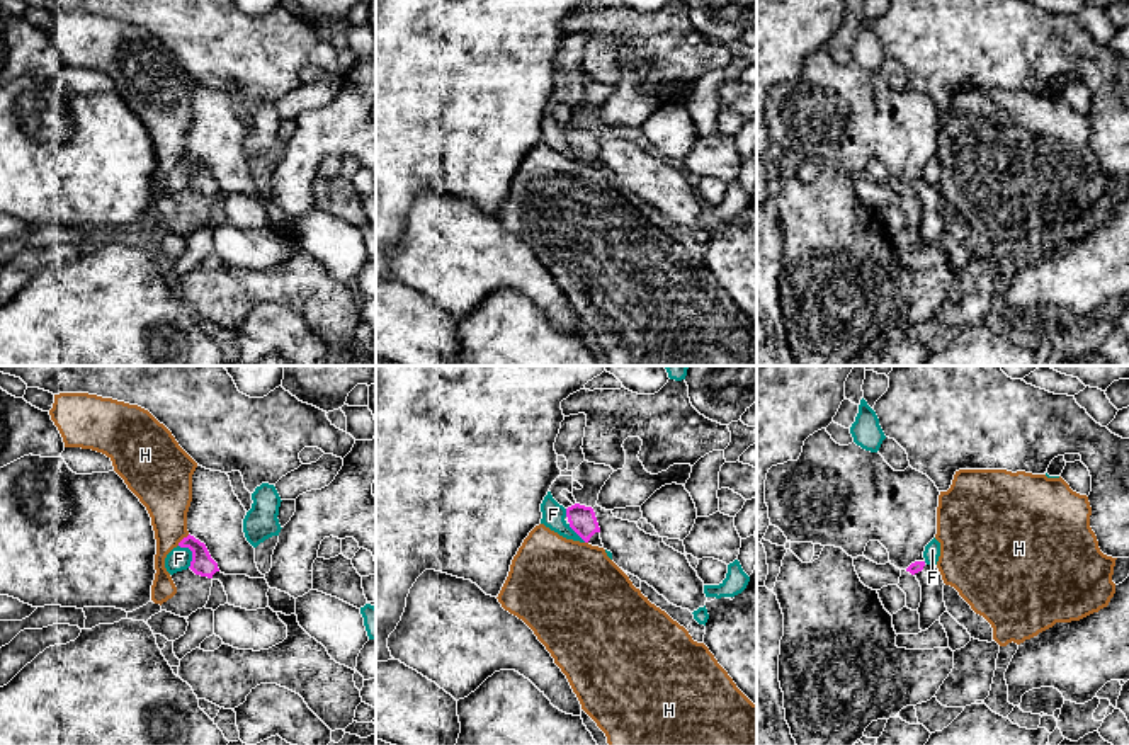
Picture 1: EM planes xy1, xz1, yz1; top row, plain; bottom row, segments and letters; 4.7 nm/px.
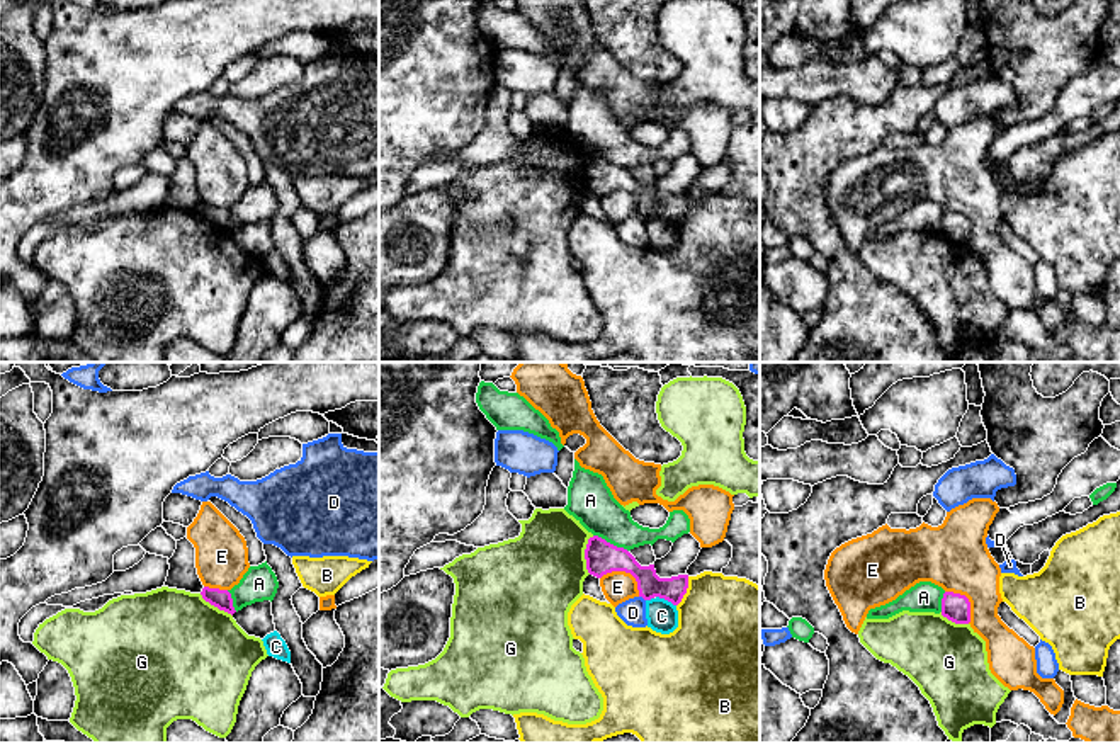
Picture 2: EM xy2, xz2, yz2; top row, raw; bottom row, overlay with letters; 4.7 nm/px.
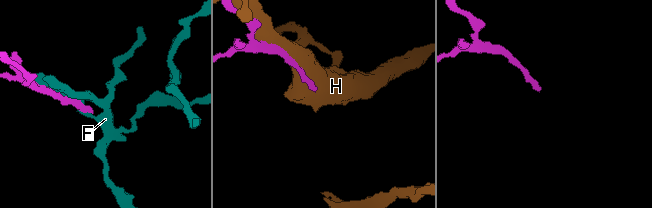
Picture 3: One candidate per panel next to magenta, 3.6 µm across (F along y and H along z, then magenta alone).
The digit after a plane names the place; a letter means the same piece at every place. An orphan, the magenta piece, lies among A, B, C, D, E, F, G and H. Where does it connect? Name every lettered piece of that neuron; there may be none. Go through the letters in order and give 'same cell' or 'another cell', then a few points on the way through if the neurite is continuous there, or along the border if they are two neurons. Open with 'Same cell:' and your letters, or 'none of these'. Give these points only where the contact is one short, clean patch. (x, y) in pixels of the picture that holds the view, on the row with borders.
Same cell: none of these
A: another cell; border xz2 (593, 534), (627, 551)
B: another cell
C: another cell
D: another cell
E: another cell; border xz2 (600, 577), (610, 572), (627, 572), (634, 578), (639, 595)
F: another cell
G: another cell; border xz2 (593, 536), (585, 550), (585, 568), (590, 573)
H: another cell

